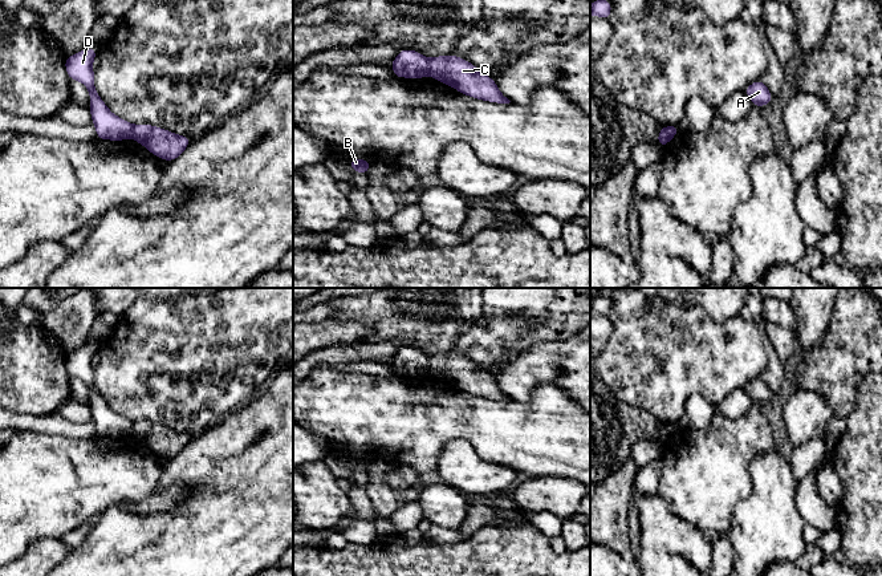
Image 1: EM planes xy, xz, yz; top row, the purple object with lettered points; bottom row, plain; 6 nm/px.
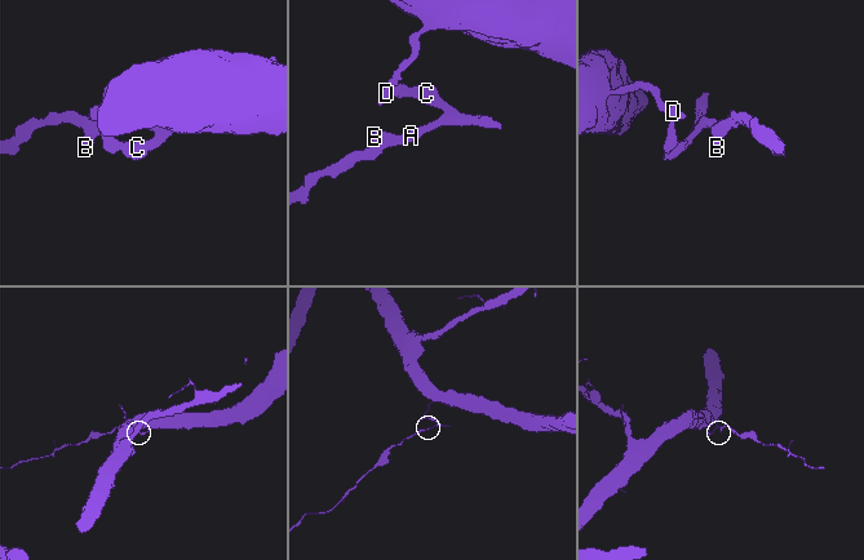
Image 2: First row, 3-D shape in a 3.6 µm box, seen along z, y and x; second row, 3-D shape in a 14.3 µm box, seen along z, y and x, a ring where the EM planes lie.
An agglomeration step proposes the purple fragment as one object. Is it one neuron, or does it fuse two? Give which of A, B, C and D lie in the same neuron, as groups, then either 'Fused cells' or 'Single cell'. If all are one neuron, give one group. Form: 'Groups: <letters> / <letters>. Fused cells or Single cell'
Groups: A B C / D. Fused cells

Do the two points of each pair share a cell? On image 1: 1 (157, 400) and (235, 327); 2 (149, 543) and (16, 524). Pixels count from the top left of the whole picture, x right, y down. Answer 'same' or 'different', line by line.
1: same
2: different

